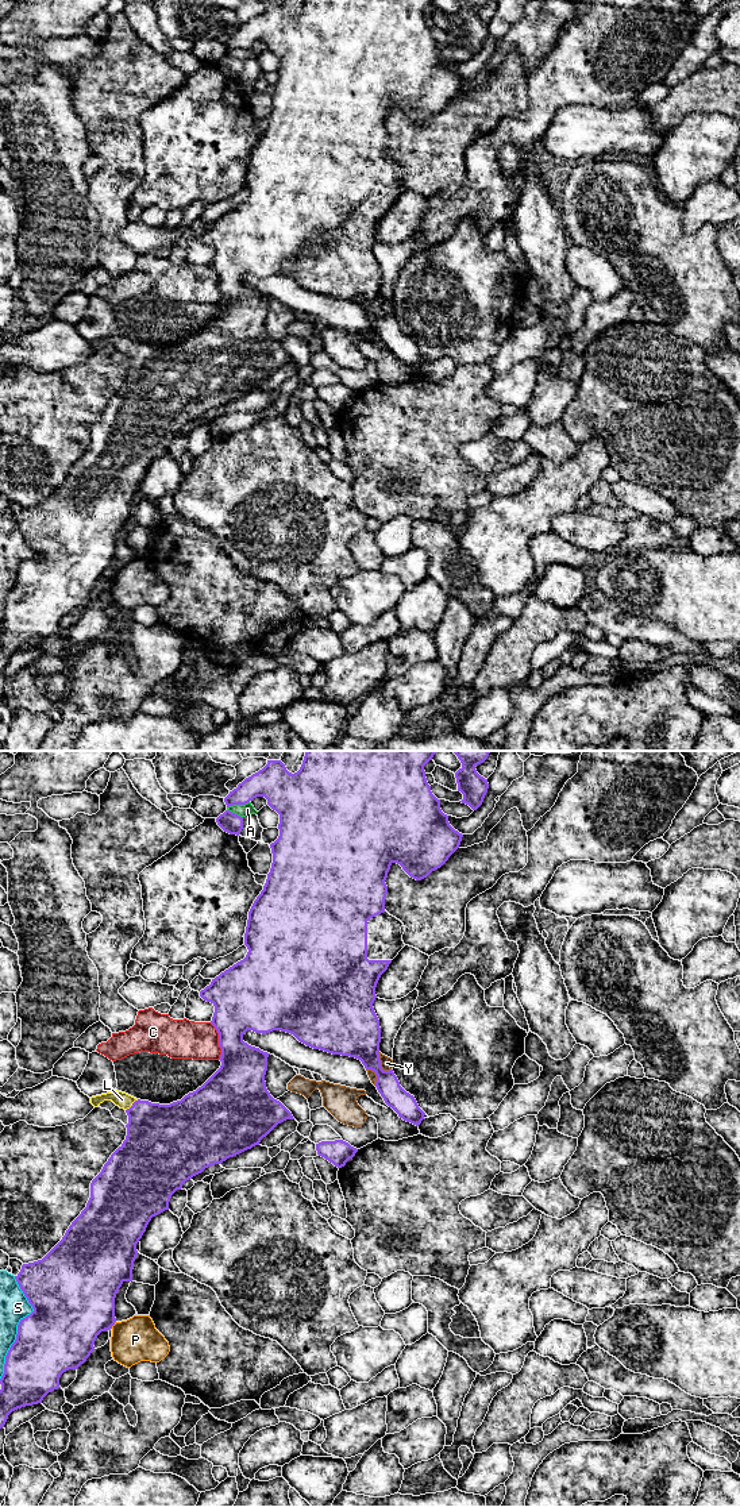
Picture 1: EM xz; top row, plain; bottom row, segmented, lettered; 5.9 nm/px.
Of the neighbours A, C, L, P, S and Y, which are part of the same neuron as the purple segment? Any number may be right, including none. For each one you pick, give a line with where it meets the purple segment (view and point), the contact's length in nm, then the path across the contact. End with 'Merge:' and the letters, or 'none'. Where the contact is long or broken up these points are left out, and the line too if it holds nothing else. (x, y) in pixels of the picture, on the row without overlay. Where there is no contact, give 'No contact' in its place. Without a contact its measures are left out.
L: Touches purple at xz (133, 349). Shared border 100 nm. Path across: xz (160, 381), (133, 349), (122, 343)
Merge: L

